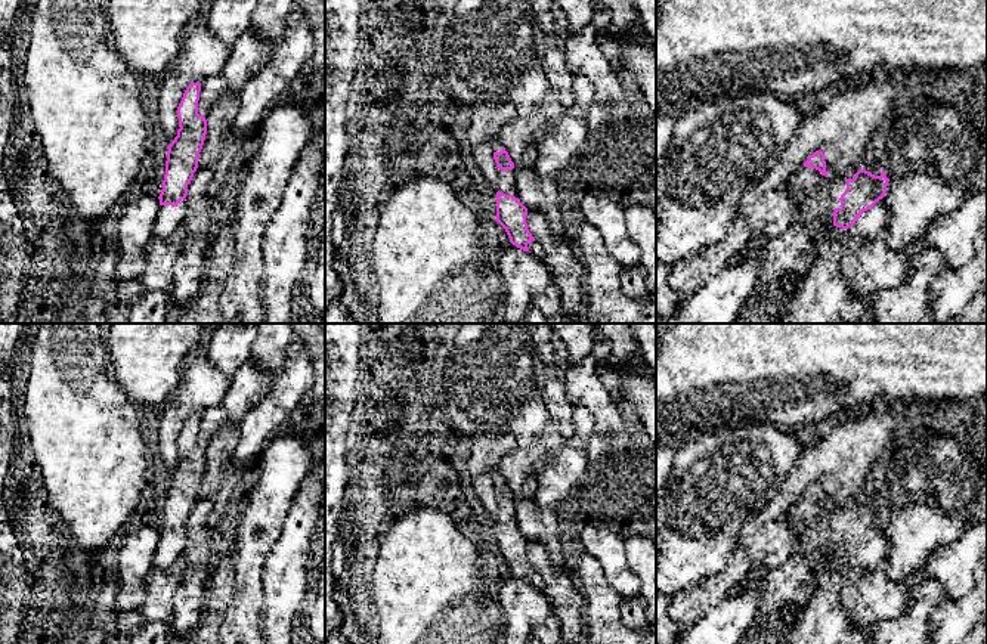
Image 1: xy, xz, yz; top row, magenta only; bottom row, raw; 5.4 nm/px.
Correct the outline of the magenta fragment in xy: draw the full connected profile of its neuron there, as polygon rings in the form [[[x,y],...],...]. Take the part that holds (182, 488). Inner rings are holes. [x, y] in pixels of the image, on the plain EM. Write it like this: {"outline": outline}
{"outline": [[[201,414],[186,418],[177,437],[179,461],[167,477],[165,505],[158,527],[160,542],[154,555],[154,572],[164,570],[186,547],[188,515],[198,499],[198,486],[207,465],[207,451],[198,445]]]}

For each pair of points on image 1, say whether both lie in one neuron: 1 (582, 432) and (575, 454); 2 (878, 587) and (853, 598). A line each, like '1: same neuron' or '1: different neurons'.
1: same neuron
2: same neuron

